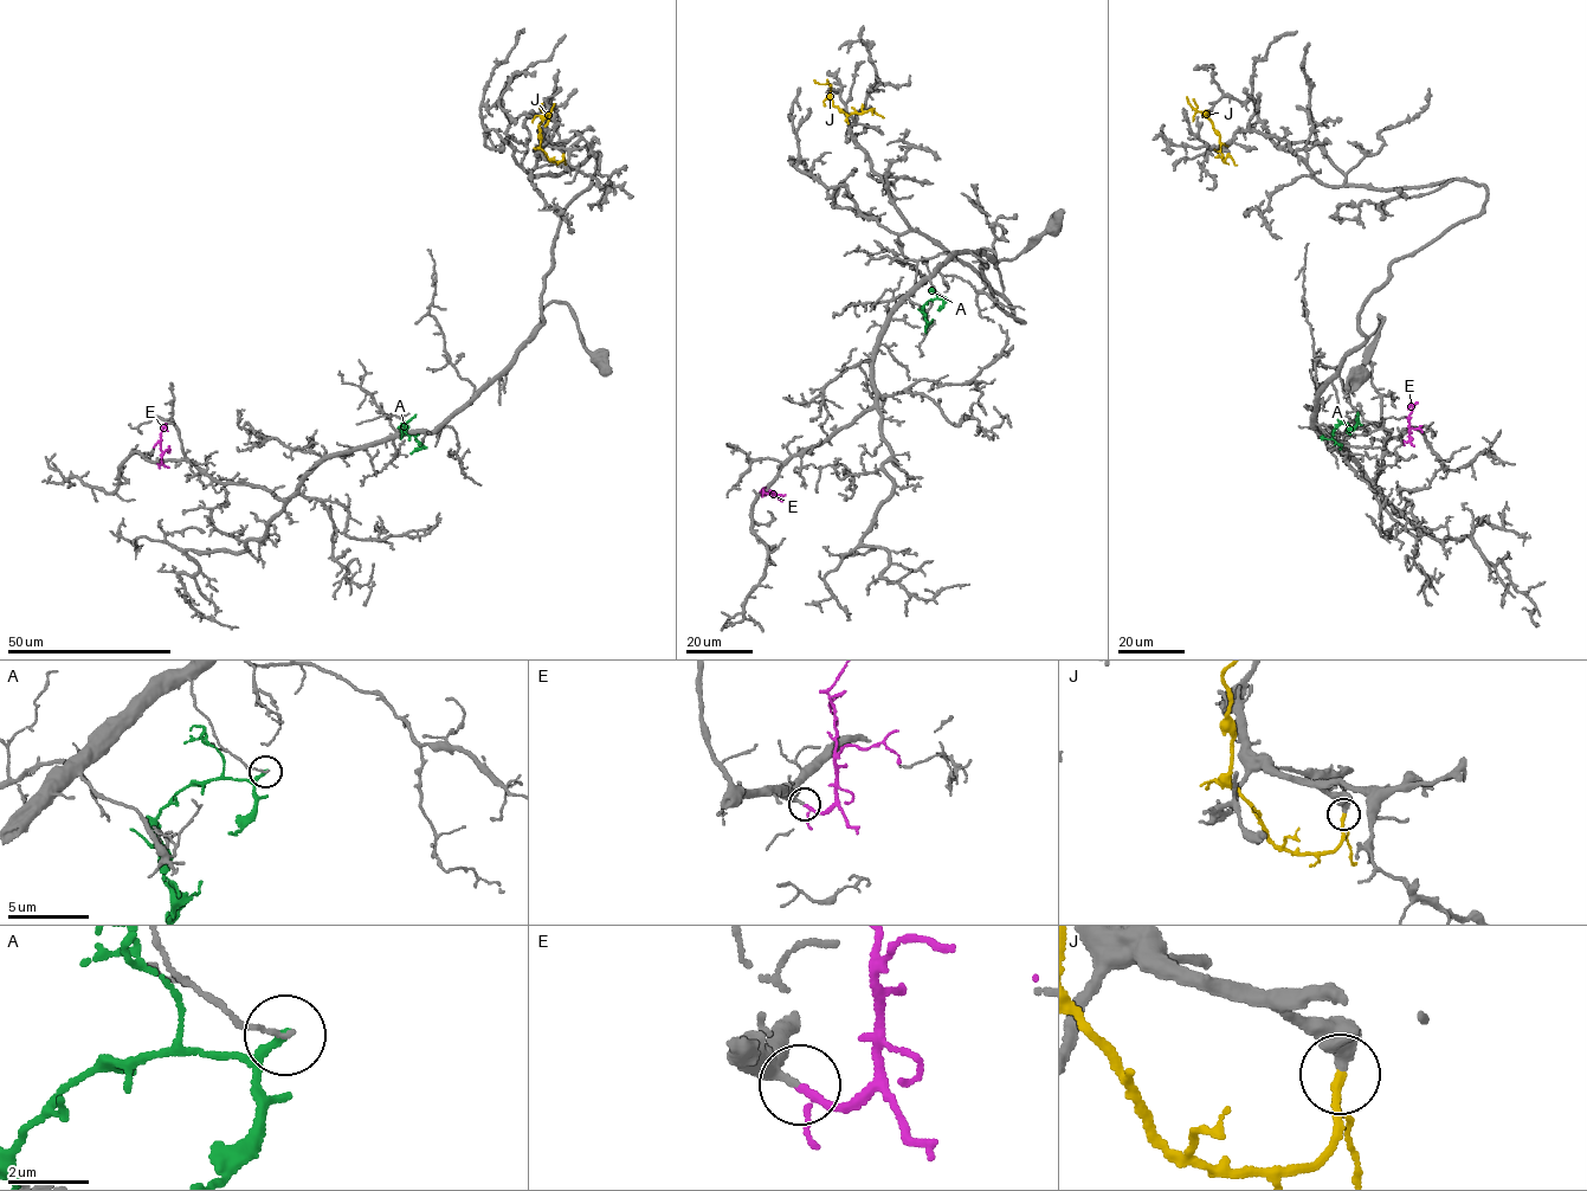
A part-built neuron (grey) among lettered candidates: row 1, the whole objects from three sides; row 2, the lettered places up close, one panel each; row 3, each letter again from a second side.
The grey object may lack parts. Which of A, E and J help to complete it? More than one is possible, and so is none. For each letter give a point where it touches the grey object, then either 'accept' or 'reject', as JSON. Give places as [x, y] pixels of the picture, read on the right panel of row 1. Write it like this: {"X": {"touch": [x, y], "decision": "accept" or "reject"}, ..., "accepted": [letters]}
{"A": {"touch": [1335, 444], "decision": "reject"}, "E": {"touch": [1402, 441], "decision": "accept"}, "J": {"touch": [1229, 154], "decision": "reject"}, "accepted": ["E"]}

